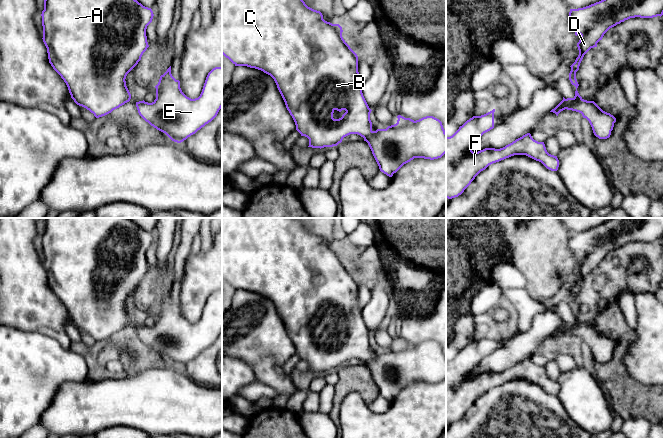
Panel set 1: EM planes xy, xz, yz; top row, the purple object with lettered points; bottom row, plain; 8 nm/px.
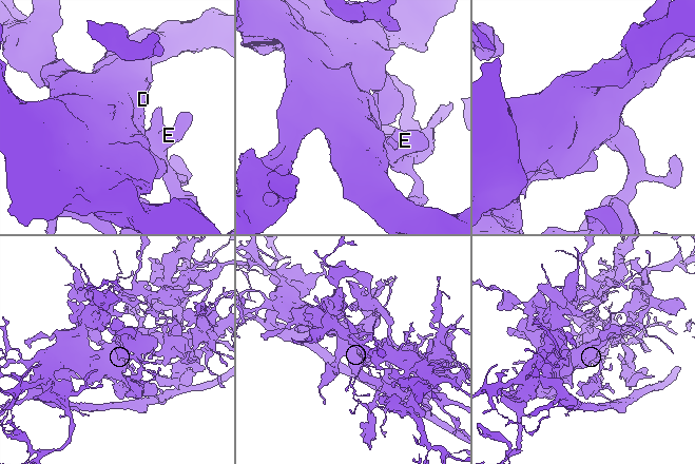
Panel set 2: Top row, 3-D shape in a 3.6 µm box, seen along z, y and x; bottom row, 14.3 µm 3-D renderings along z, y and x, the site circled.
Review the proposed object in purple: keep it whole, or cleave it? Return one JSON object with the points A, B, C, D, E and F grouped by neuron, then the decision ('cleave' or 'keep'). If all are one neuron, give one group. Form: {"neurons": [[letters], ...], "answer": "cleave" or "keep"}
{"neurons": [["A", "B", "C", "D", "E", "F"]], "answer": "keep"}

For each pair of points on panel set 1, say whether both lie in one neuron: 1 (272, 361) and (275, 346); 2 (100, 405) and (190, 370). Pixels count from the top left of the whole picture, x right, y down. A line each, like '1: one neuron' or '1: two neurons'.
1: one neuron
2: two neurons

